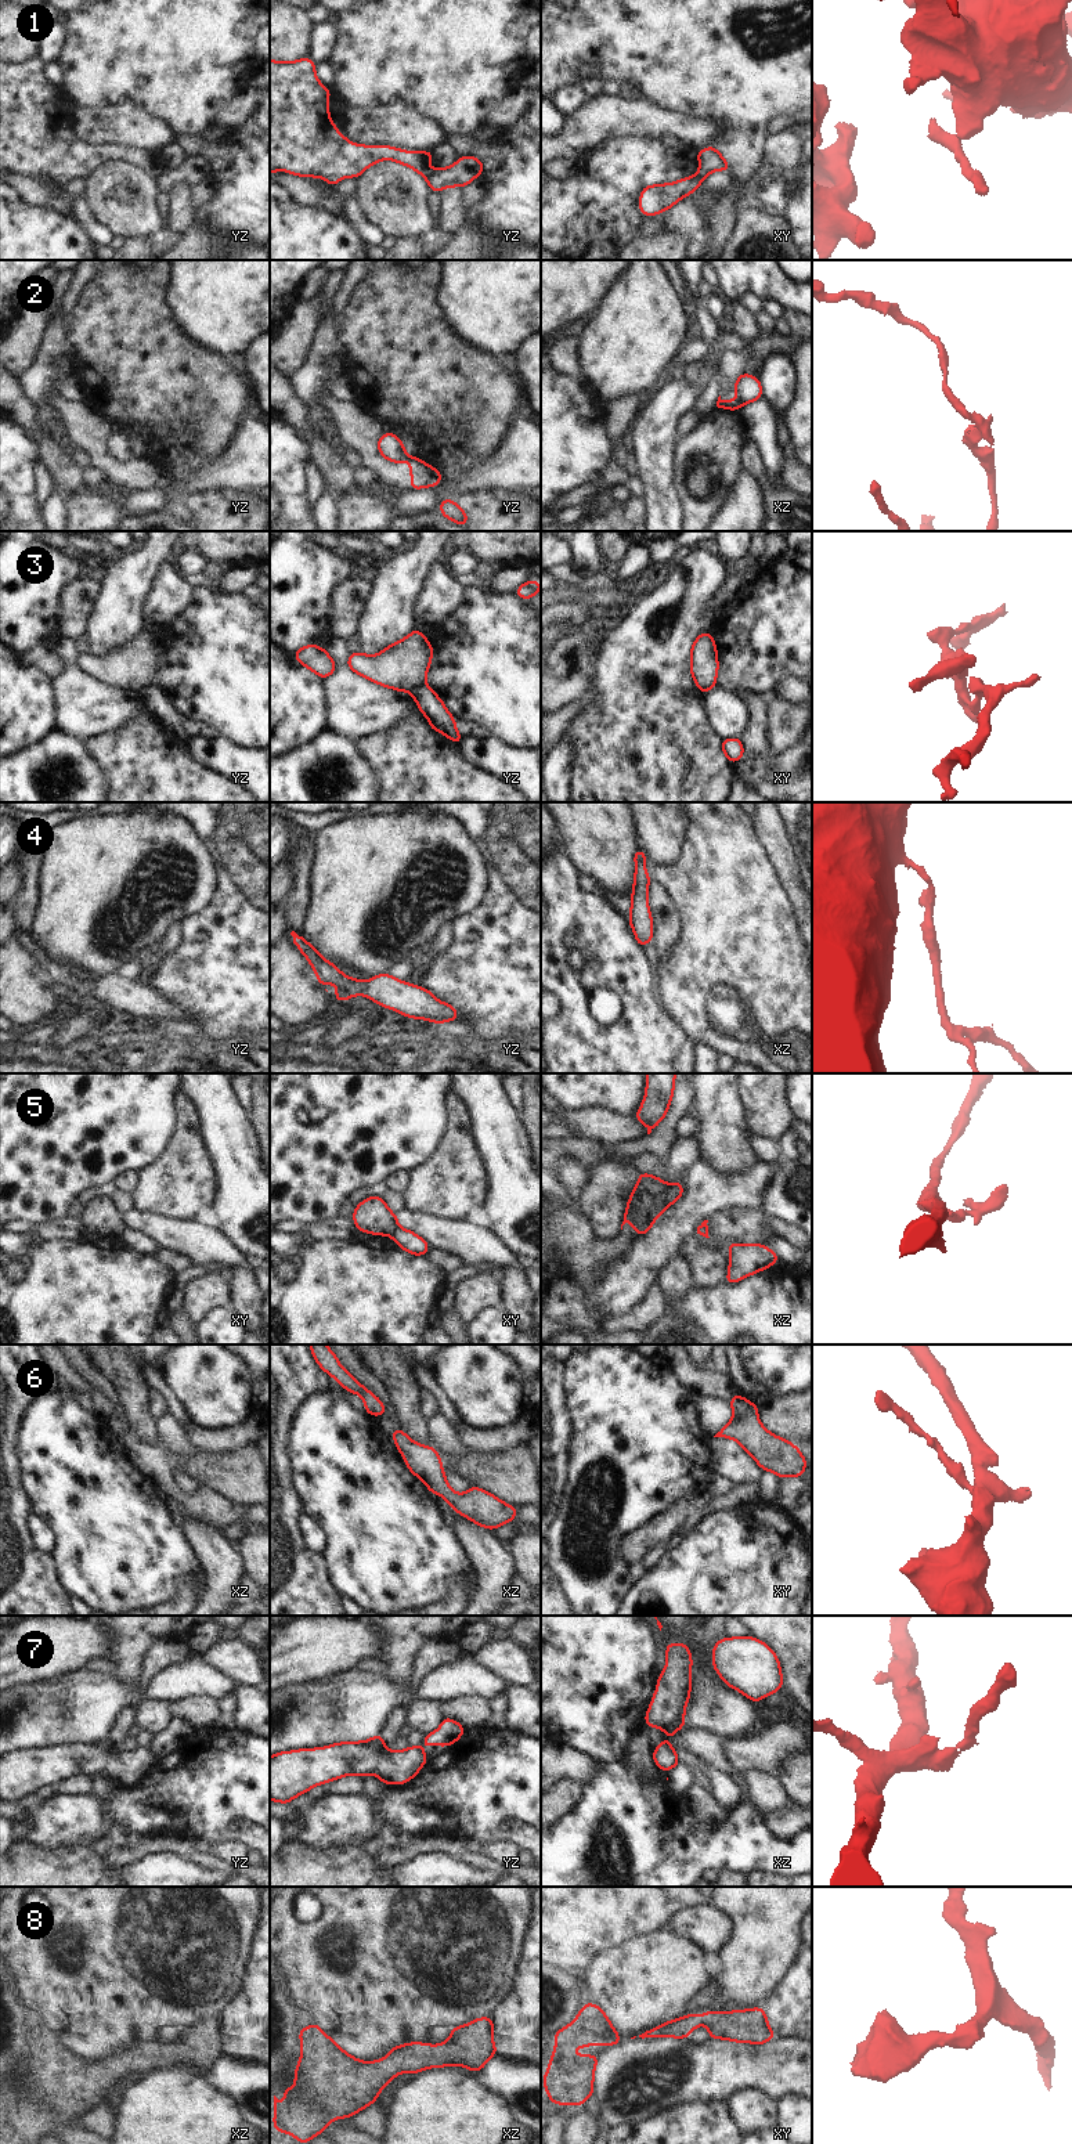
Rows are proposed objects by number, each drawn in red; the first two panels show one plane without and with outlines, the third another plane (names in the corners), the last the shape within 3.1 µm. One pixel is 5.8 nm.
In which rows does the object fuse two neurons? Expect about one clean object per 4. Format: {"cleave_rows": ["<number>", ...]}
{"cleave_rows": ["1", "2", "3", "5", "7"]}

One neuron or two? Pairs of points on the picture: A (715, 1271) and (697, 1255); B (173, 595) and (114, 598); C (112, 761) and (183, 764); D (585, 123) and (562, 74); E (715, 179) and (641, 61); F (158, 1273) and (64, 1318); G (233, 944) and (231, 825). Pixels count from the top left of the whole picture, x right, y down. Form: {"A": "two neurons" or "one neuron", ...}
{"A": "one neuron", "B": "two neurons", "C": "one neuron", "D": "two neurons", "E": "two neurons", "F": "one neuron", "G": "one neuron"}

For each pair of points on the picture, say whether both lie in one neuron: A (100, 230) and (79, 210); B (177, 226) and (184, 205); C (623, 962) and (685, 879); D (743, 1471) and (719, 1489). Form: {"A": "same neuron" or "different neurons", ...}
{"A": "same neuron", "B": "same neuron", "C": "different neurons", "D": "different neurons"}

